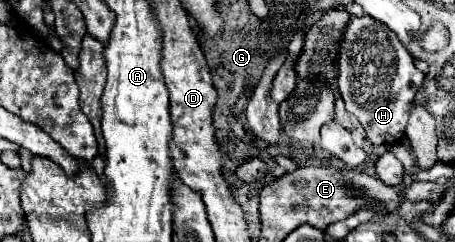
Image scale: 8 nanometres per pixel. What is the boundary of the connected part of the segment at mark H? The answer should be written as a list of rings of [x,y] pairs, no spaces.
[[[370,16],[350,20],[340,48],[338,88],[346,102],[346,110],[360,120],[376,146],[386,142],[394,144],[404,138],[412,100],[422,82],[424,74],[414,66],[414,58],[388,26],[382,26]]]

